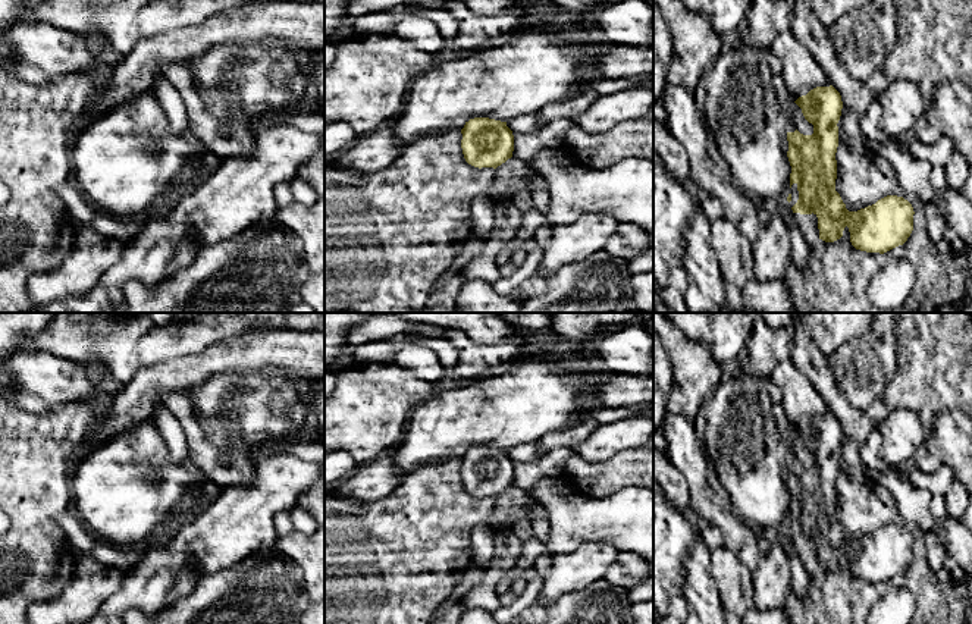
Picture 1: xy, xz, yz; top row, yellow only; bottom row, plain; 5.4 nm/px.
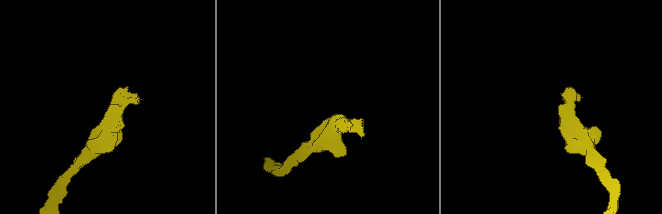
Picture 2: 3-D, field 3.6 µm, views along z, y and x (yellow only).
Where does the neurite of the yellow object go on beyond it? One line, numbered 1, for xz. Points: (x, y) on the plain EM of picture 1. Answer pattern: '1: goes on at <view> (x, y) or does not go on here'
1: does not go on here

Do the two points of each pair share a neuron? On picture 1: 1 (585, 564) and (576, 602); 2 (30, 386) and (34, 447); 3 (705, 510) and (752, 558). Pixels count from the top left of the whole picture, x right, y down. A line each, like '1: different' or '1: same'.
1: different
2: different
3: same

